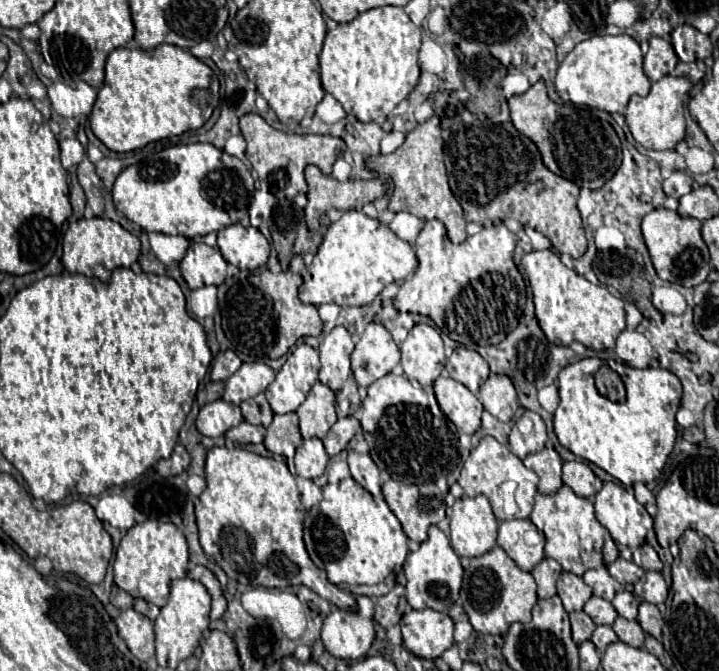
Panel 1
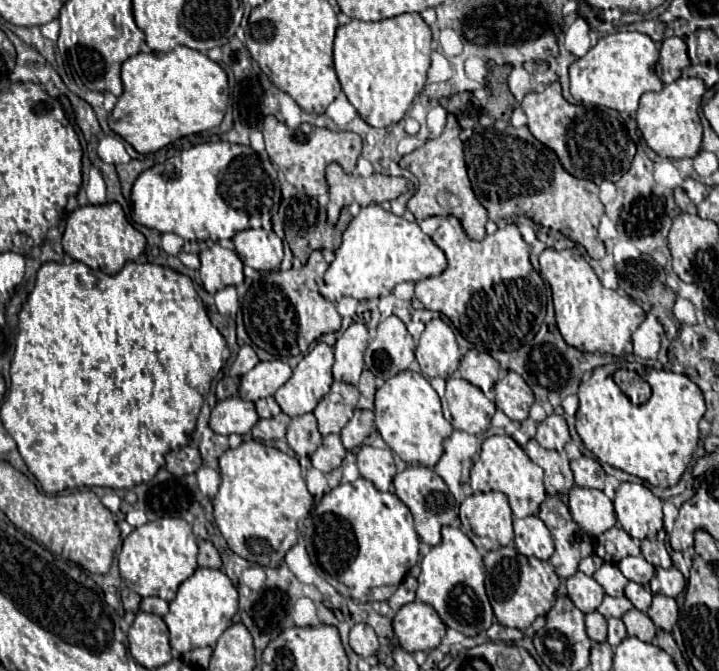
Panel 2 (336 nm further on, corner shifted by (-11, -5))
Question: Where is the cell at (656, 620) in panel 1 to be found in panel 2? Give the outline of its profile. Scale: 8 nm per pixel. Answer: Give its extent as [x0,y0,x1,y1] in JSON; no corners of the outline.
[647,594,677,632]

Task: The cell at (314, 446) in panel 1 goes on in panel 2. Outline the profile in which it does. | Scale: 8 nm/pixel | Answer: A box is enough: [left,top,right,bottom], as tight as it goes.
[311,434,347,474]

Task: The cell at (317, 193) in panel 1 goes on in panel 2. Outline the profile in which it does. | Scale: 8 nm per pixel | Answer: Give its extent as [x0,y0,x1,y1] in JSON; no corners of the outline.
[327,164,407,226]

